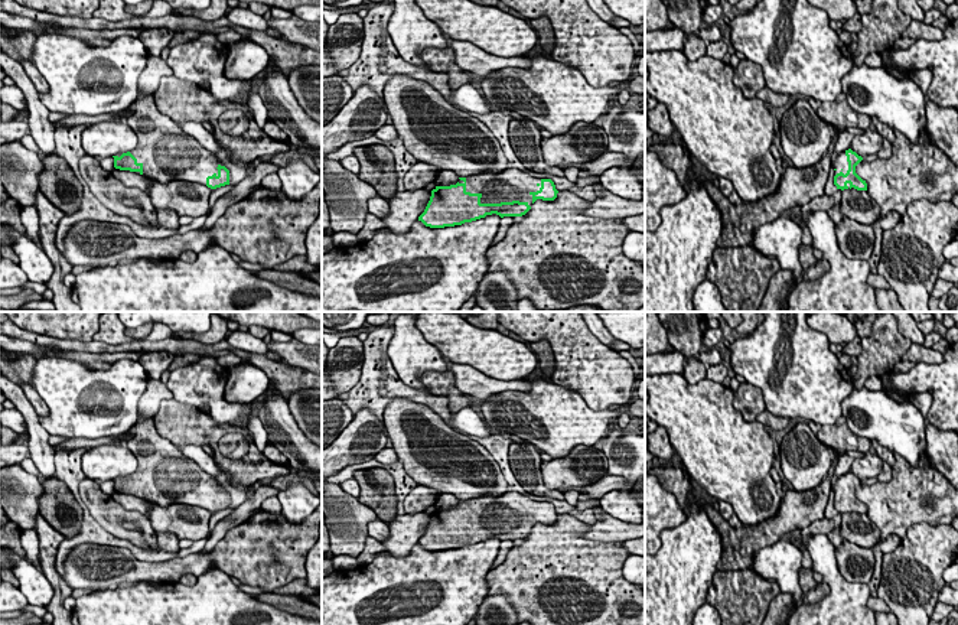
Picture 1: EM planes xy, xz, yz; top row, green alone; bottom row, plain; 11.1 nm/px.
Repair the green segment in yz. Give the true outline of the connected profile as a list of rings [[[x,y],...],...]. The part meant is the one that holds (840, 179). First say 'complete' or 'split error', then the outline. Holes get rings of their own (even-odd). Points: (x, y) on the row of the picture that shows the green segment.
split error | [[[851,149],[845,150],[837,157],[834,165],[834,185],[837,189],[857,189],[857,191],[867,191],[867,183],[856,173],[856,166],[863,160]]]

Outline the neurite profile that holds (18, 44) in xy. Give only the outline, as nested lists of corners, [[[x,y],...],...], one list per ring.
[[[0,26],[0,49],[16,61],[32,61],[38,35],[22,29]]]

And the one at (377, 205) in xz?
[[[375,195],[371,199],[368,199],[366,204],[368,204],[368,212],[378,218],[384,218],[390,212],[388,199],[381,198],[379,195]]]

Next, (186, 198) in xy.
[[[147,179],[151,182],[147,193],[156,209],[173,209],[179,217],[192,218],[211,214],[209,196],[212,191],[206,185],[186,180],[160,183],[154,179]]]

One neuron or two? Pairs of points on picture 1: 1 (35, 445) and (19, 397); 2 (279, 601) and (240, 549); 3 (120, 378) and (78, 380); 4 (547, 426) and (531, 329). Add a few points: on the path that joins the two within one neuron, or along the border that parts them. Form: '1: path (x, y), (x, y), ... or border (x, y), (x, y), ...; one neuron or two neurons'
1: path (35, 433), (26, 409); one neuron
2: border (271, 591), (266, 593); two neurons
3: path (110, 378), (88, 378); one neuron
4: border (553, 381), (573, 389), (582, 399); two neurons

